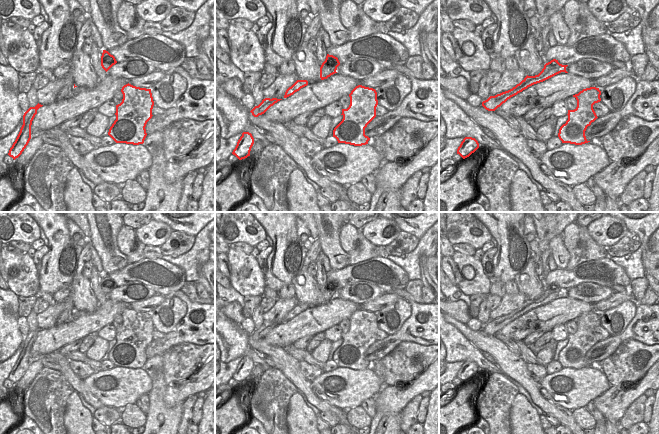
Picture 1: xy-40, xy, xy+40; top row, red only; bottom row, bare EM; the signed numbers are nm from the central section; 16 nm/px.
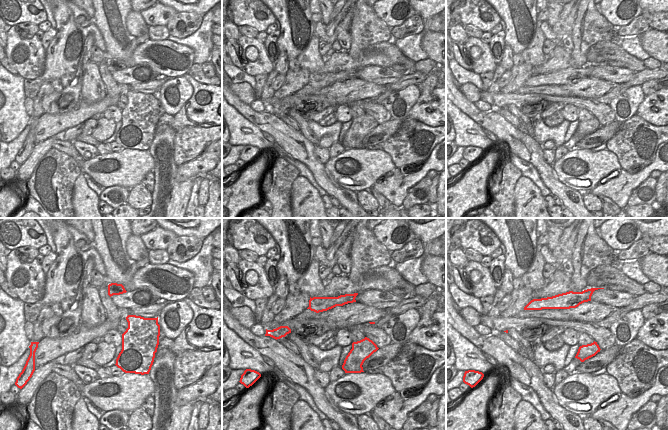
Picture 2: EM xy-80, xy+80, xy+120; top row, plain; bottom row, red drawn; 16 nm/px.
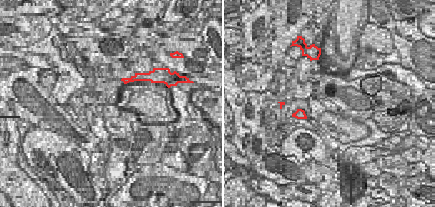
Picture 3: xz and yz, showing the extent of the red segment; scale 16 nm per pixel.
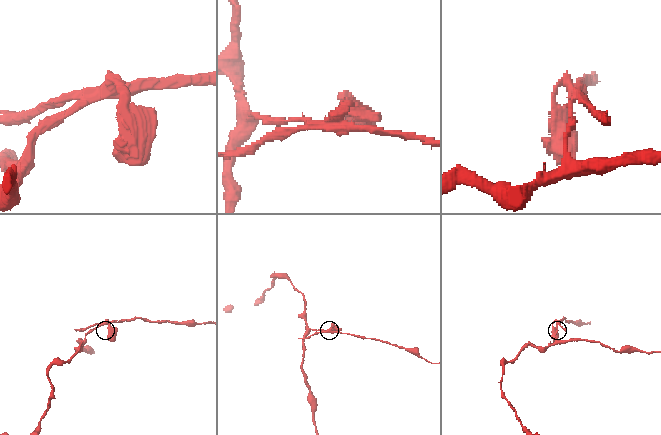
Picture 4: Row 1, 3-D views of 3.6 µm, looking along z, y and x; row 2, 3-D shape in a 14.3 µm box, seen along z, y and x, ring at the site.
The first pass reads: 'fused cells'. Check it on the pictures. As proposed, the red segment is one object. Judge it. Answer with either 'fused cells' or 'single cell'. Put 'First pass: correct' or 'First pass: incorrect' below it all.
fused cells
First pass: correct

